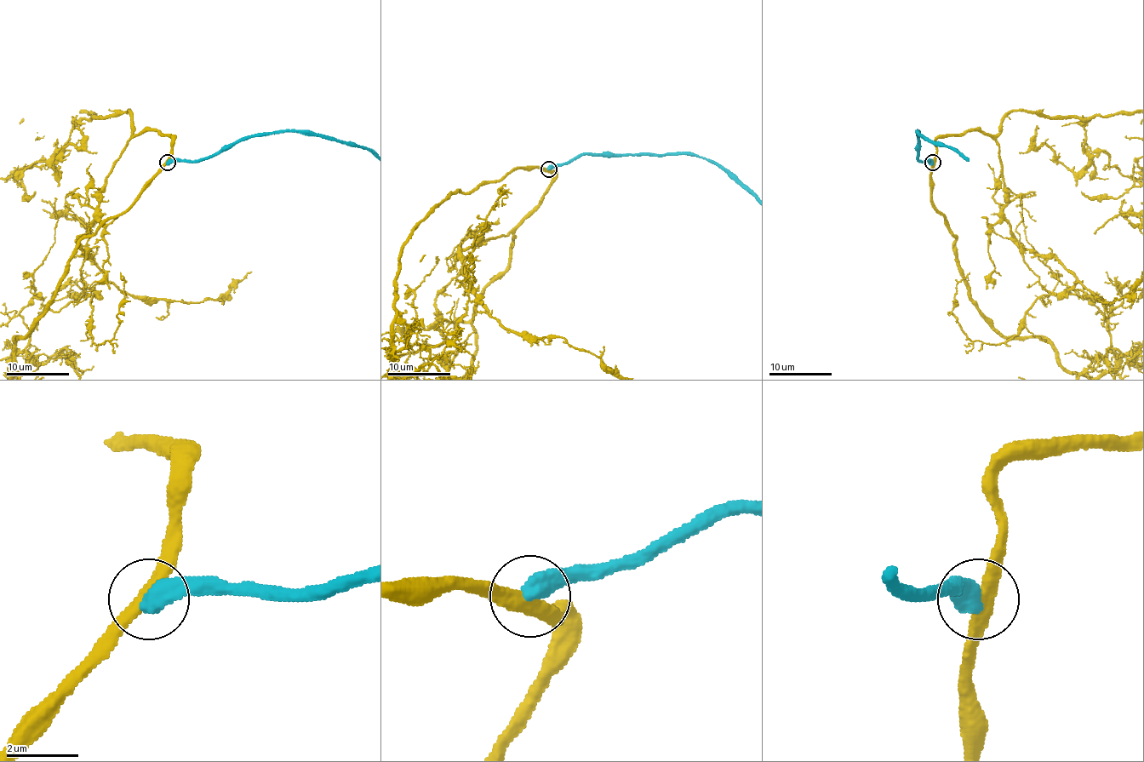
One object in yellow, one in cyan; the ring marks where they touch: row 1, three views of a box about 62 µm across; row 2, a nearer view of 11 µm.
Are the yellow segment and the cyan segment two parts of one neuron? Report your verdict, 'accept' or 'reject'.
reject

